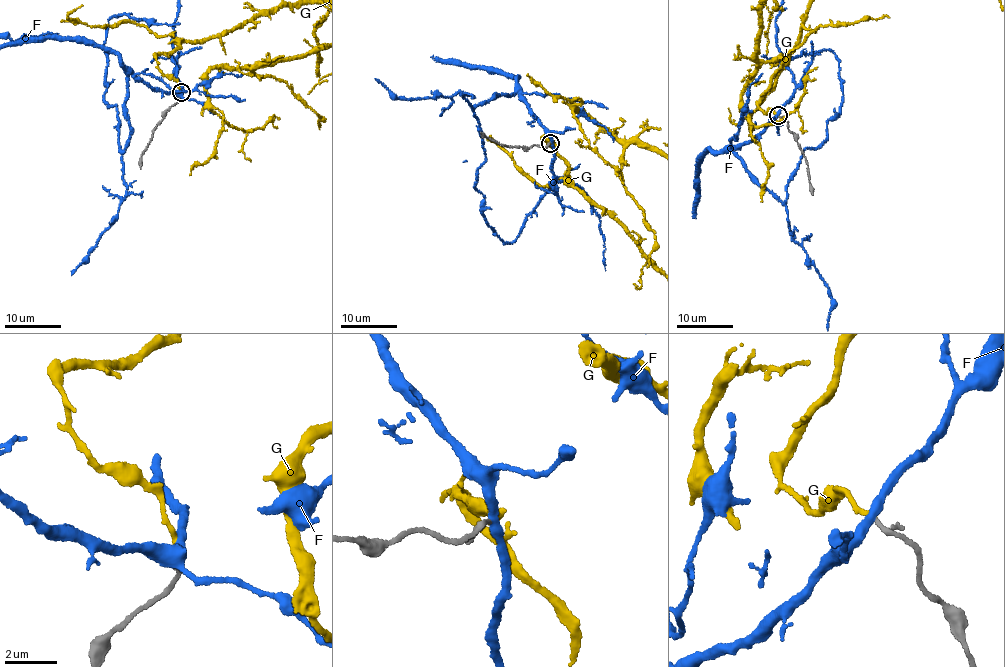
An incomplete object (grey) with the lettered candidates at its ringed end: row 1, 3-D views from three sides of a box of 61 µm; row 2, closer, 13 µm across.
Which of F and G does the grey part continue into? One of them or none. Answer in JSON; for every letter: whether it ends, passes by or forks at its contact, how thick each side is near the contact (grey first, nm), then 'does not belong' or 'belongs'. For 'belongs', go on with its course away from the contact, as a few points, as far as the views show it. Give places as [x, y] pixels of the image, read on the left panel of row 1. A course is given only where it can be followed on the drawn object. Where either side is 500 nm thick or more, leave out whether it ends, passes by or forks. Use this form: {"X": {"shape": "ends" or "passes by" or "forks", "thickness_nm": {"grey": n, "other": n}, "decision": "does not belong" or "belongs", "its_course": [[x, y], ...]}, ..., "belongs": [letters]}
{"F": {"shape": "passes by", "thickness_nm": {"grey": 140, "other": 340}, "decision": "does not belong"}, "G": {"shape": "ends", "thickness_nm": {"grey": 140, "other": 160}, "decision": "belongs"}, "belongs": ["G"]}

